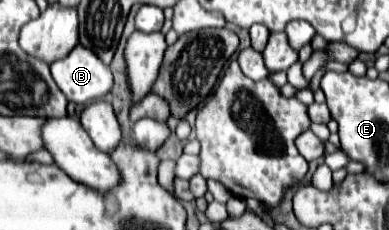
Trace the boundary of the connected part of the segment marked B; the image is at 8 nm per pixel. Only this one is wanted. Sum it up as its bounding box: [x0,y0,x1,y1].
[51,46,113,104]

